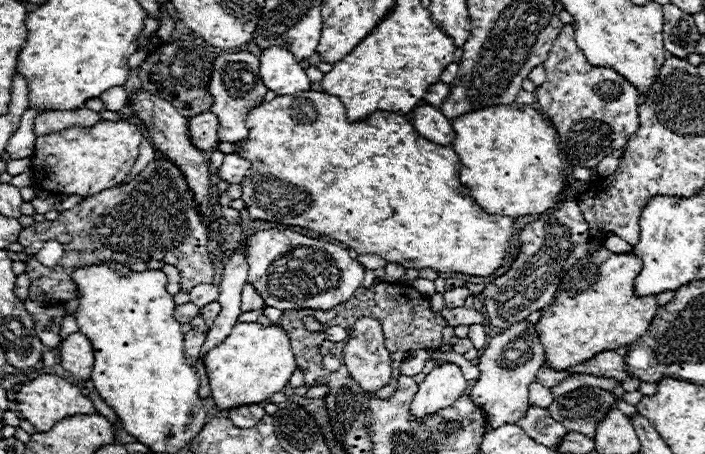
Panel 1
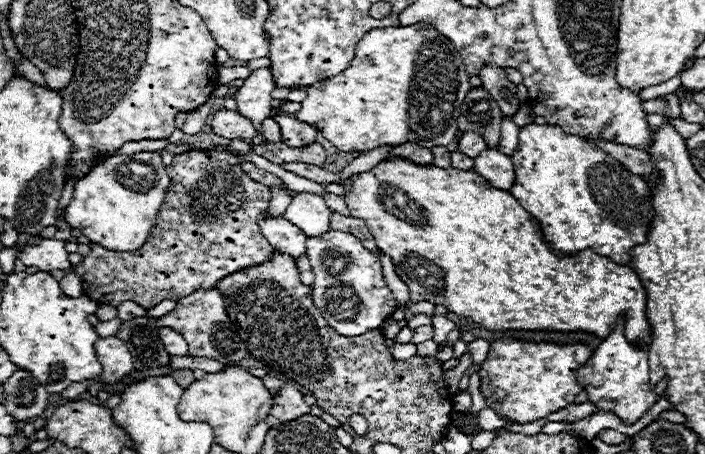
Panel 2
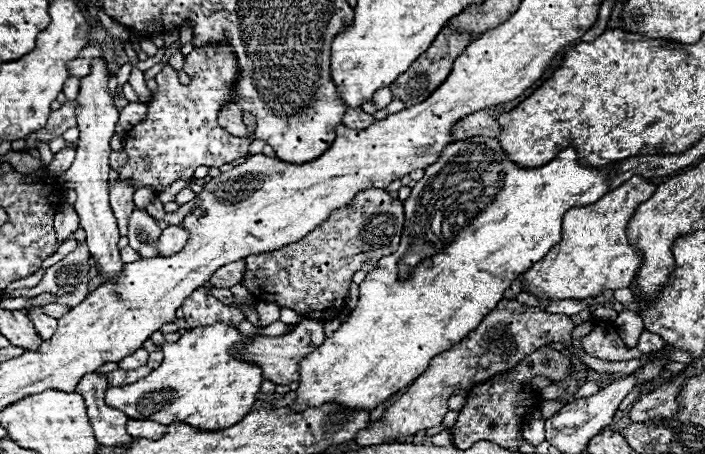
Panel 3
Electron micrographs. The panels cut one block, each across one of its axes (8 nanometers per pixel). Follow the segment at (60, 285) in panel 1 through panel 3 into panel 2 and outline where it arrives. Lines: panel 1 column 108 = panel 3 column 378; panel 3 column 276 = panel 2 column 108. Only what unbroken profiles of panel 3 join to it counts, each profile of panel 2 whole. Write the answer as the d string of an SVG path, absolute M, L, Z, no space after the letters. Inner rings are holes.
M190 150L186 154L176 154L174 162L166 166L172 186L158 210L154 228L142 248L130 252L106 250L98 244L90 244L90 254L82 258L80 264L72 264L72 270L80 276L84 294L96 302L118 308L118 304L132 300L144 308L152 308L162 300L178 300L196 290L208 290L234 270L244 270L266 262L274 248L266 242L258 226L258 214L270 204L270 188L254 182L240 168L240 160L228 152L216 150Z

